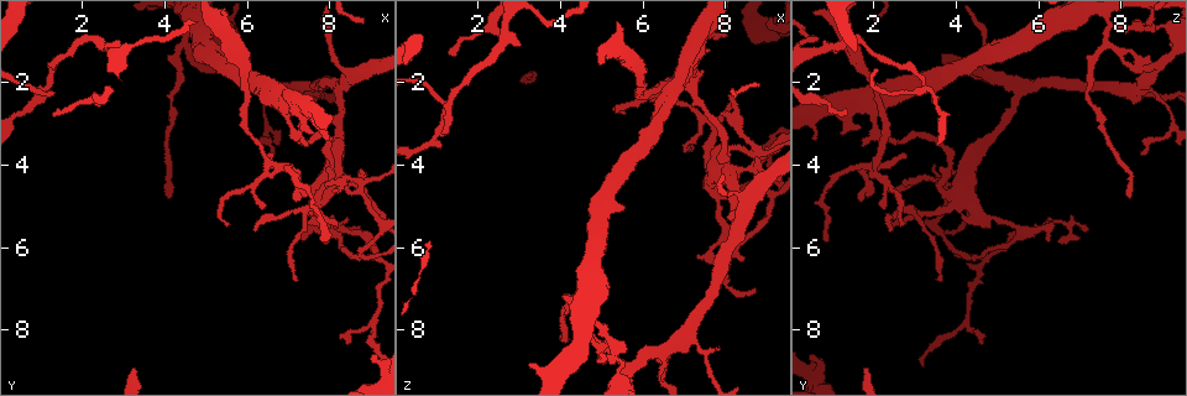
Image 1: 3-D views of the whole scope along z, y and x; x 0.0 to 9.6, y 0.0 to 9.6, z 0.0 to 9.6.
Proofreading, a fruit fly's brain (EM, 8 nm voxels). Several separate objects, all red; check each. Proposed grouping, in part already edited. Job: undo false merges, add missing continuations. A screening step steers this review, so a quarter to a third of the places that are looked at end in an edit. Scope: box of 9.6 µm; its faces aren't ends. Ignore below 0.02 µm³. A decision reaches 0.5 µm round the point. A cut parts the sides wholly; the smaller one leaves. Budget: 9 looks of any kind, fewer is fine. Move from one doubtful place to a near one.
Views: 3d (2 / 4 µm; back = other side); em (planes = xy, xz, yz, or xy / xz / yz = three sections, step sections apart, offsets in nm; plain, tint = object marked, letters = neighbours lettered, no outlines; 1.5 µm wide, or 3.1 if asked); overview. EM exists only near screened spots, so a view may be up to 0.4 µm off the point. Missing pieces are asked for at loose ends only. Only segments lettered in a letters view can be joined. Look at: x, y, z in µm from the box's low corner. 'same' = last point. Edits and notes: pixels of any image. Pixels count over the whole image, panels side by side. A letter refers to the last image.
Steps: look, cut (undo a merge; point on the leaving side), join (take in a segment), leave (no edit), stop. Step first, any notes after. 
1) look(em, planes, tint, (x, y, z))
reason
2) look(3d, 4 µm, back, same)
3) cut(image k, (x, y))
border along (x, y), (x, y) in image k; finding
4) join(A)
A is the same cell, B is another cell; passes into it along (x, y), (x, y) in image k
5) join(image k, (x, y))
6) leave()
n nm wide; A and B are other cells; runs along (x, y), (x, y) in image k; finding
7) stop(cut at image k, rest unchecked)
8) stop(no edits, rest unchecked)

look(em, yz, step 8, letters, (6.50, 3.80, 2.80))
branch stops here

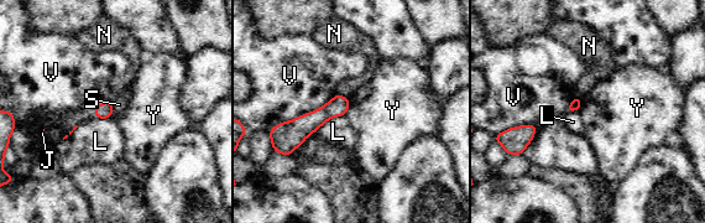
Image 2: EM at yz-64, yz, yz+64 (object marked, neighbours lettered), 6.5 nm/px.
look(em, planes, letters, same)
another direction

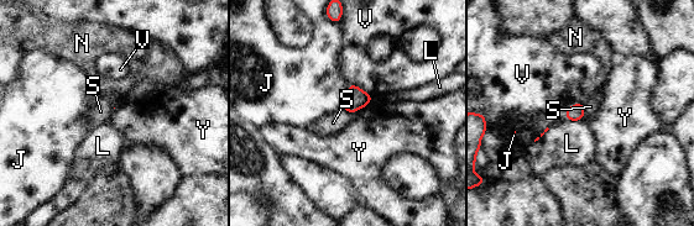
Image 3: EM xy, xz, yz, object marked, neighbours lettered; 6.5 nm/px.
leave()
J, L, N, S, V and Y are other cells; border along (585, 105), (583, 119) in image 3; none of them fits

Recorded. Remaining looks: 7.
look(3d, 4 µm, (8.75, 4.45, 3.70))
abrupt turn

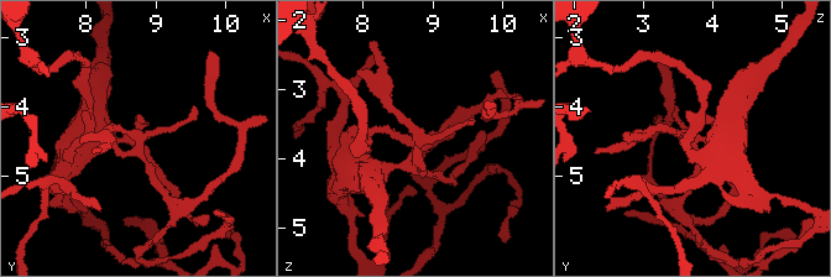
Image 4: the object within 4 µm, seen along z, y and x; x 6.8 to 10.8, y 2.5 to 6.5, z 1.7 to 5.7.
look(em, xz, step 8, tint, (8.75, 4.50, 3.65))

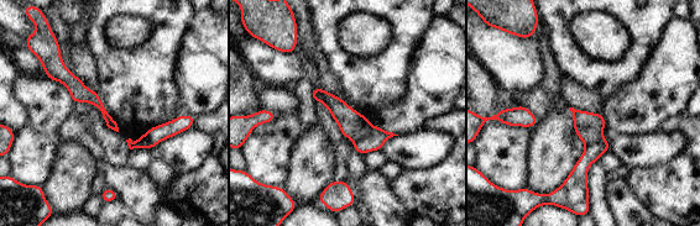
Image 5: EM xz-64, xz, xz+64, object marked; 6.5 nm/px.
look(em, planes, letters, same)

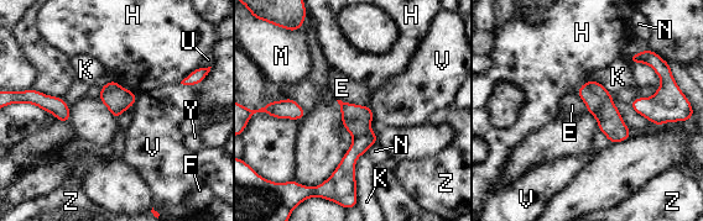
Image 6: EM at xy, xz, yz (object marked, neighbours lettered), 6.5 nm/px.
cut(image 6, (360, 145))
K touches over 360 nm; E, F, H, K, M, N, U, V, Y and Z are other cells; the part that leaves runs along (374, 136), (322, 188) in image 6; a second cell is stuck on

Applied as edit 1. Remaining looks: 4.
look(overview)

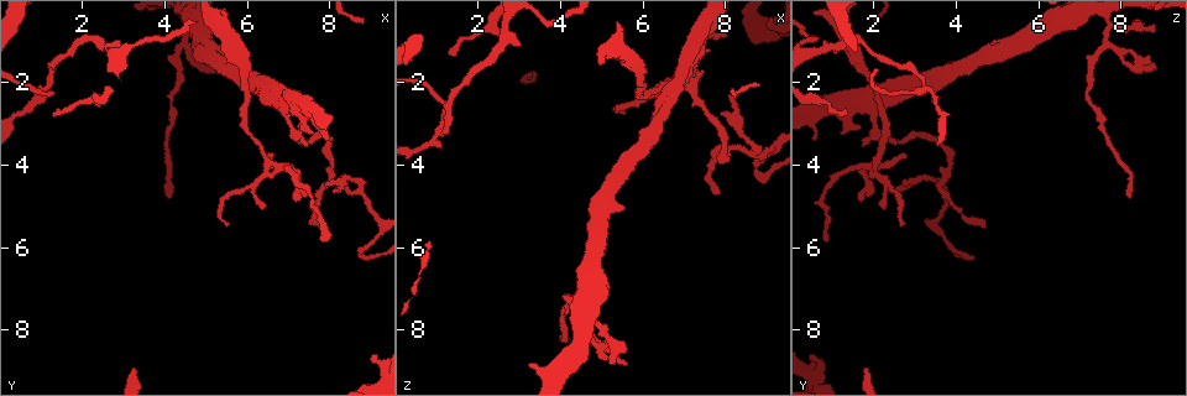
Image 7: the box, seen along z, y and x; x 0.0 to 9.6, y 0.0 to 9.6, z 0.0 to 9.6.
look(3d, 4 µm, (5.55, 5.45, 2.75))
an open end

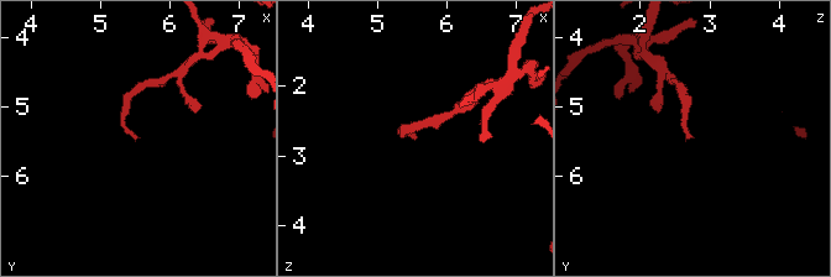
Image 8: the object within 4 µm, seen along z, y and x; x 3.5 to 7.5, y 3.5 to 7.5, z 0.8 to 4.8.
look(em, xz, step 8, letters, (5.55, 5.40, 2.80))
now the EM

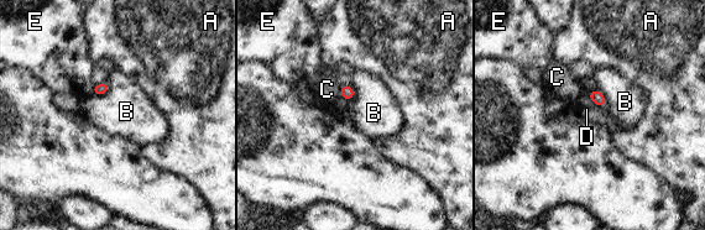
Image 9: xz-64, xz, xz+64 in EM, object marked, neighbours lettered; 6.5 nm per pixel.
leave()
B touches over 130 nm; A, B, C, D and E are other cells; border along (108, 83), (105, 93), (92, 94) in image 9; no lettered segment goes on from it

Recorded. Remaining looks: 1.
stop(cut at image 6, rest unchecked)

